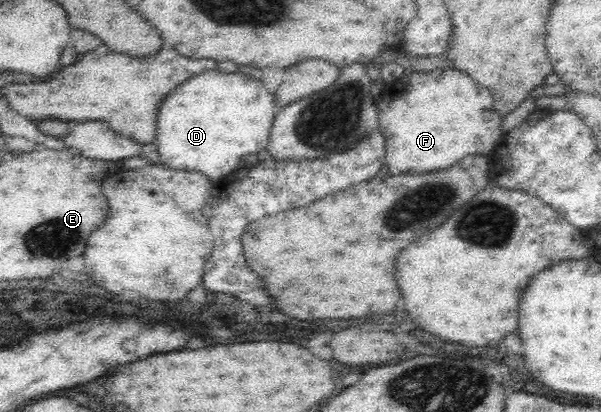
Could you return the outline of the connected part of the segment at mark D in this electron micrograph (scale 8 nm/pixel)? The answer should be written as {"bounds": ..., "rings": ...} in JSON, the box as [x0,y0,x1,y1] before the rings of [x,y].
{"bounds":[155,70,276,183],"rings":[[[238,70],[202,72],[170,92],[158,106],[155,160],[169,168],[203,173],[217,183],[248,154],[265,155],[276,112],[276,96],[260,79]]]}

